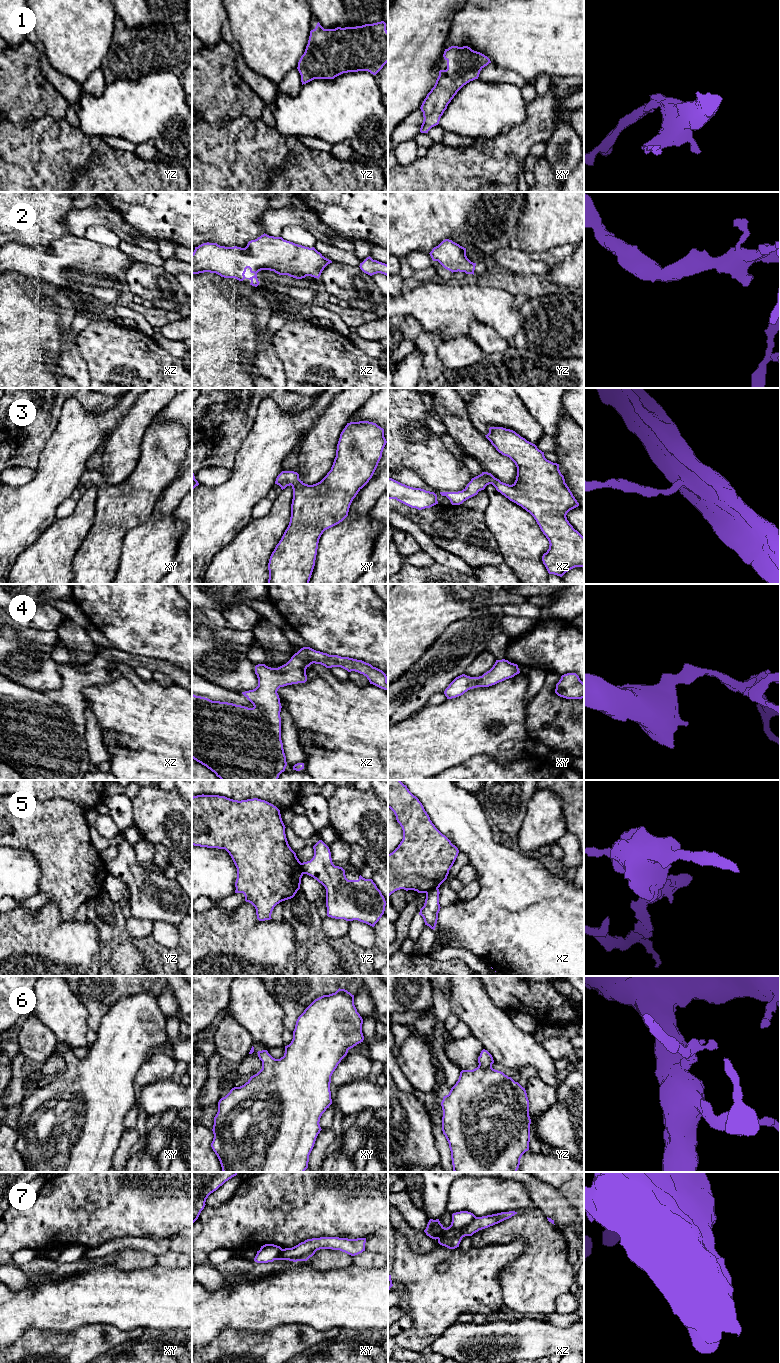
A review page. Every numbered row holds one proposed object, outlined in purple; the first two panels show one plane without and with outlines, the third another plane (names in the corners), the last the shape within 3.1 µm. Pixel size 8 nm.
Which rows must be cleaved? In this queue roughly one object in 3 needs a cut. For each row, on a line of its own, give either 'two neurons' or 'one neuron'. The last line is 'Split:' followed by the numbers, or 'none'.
1: one neuron
2: one neuron
3: one neuron
4: one neuron
5: two neurons
6: one neuron
7: two neurons
Split: 5, 7

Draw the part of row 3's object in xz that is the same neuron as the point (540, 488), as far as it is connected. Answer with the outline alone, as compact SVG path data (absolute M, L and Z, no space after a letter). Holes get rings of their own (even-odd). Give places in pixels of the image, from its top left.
M490 427L489 433L485 436L499 453L509 457L515 463L517 467L515 482L509 485L501 482L491 473L482 472L472 478L462 491L440 492L440 494L446 496L452 505L460 505L477 495L479 491L484 490L487 485L492 484L498 492L521 506L536 520L550 544L549 549L542 556L543 564L549 574L562 577L575 567L584 567L584 537L573 528L566 517L570 510L579 506L579 503L565 483L564 476L559 470L559 464L547 460L544 452L539 450L535 444L513 430Z

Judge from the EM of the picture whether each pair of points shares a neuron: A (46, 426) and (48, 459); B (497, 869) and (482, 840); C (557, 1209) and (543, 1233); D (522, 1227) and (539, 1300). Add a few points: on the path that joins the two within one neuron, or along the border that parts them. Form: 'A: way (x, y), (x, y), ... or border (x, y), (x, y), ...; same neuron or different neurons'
A: border (58, 419), (56, 428), (46, 442), (38, 462); different neurons
B: way (493, 862), (482, 851), (482, 847); same neuron
C: border (535, 1206), (546, 1217); different neurons
D: way (539, 1245), (539, 1282); same neuron

